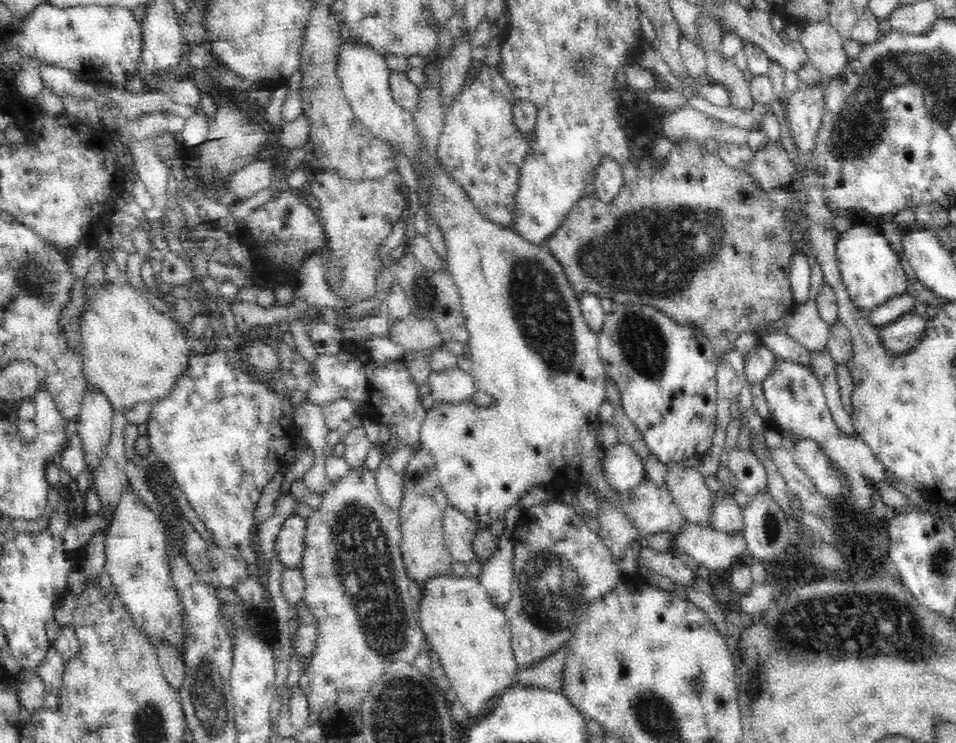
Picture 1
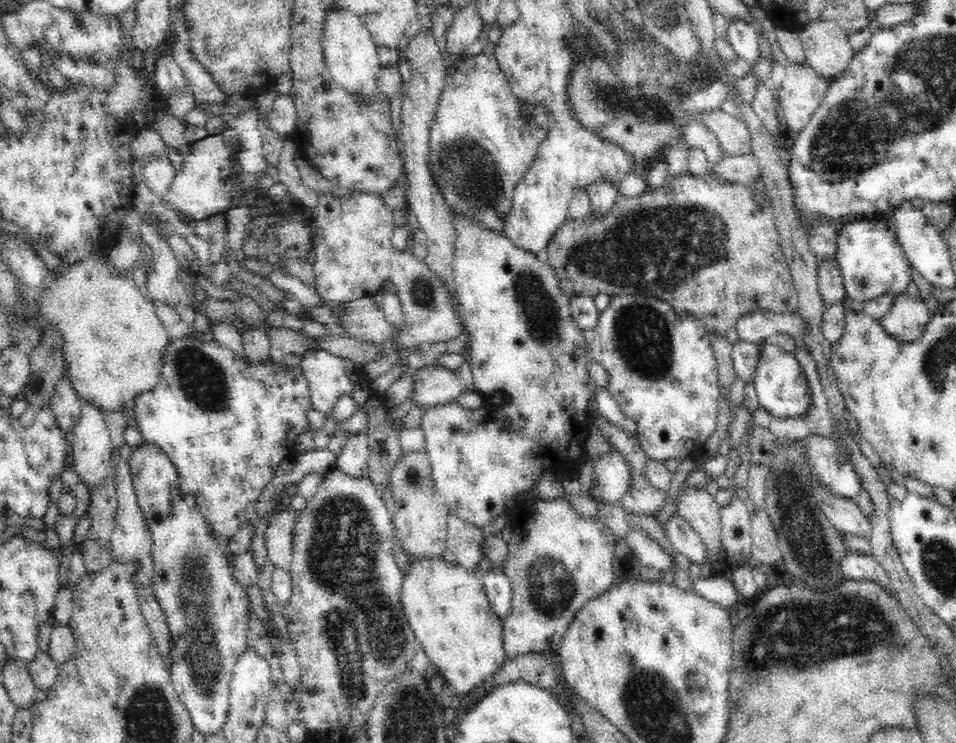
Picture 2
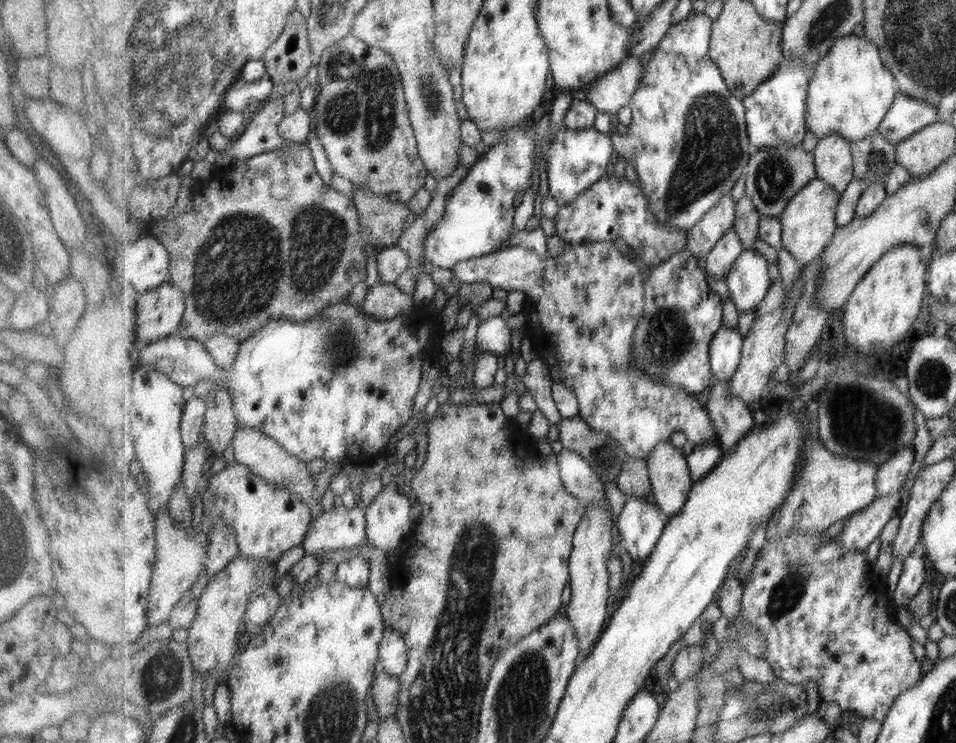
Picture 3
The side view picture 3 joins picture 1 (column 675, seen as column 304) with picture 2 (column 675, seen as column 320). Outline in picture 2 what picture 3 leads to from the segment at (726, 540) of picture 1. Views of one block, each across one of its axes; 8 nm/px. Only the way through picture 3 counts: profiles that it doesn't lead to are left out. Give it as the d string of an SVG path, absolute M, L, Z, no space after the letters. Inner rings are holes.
M680 515L672 516L666 522L666 537L672 545L674 554L687 556L694 564L706 564L710 562L710 551L705 546L700 534L693 530Z

